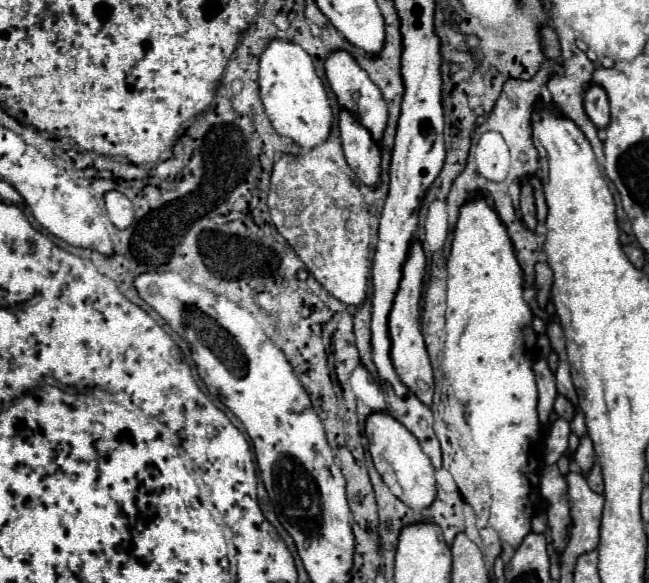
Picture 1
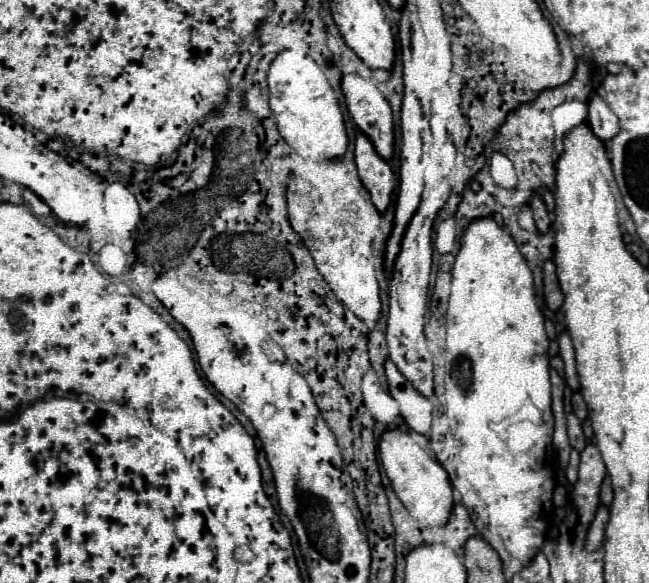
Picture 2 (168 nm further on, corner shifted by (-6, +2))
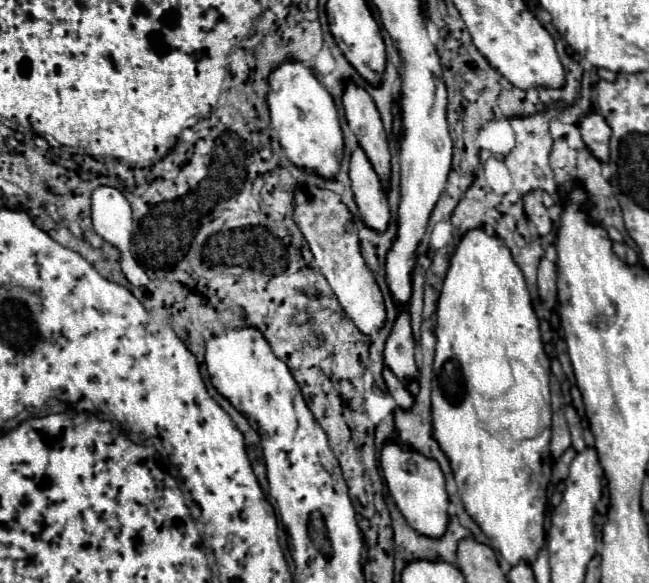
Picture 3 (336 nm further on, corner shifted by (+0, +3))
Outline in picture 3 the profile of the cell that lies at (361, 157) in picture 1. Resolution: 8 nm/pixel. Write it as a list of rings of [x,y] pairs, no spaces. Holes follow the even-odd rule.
[[[362,147],[352,151],[350,159],[350,189],[354,193],[354,201],[362,213],[366,227],[384,231],[390,221],[386,189],[382,185],[380,175],[372,169]]]

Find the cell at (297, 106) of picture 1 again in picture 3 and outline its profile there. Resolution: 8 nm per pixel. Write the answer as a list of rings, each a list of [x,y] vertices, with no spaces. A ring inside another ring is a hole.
[[[284,61],[270,73],[268,85],[272,139],[282,145],[290,163],[296,167],[312,169],[314,173],[324,177],[336,175],[344,151],[342,129],[334,101],[318,83],[312,69],[308,69],[300,61]]]

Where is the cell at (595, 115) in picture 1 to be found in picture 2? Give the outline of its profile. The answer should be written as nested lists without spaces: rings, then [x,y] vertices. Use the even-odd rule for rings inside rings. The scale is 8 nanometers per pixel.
[[[598,94],[588,100],[588,124],[600,140],[610,140],[618,134],[618,118]]]

